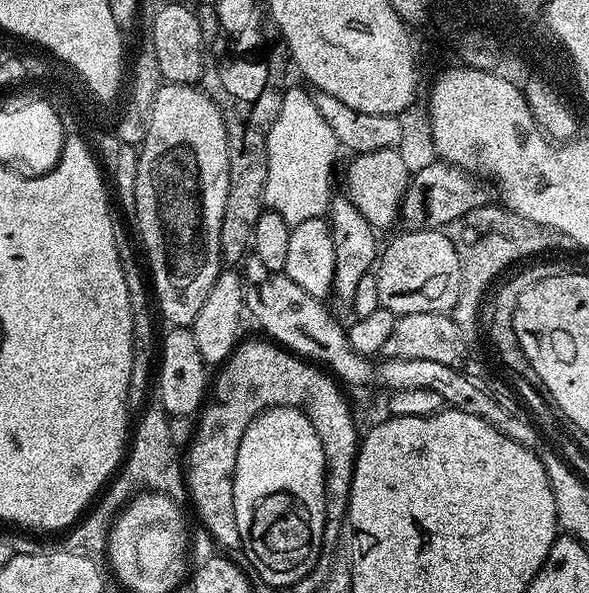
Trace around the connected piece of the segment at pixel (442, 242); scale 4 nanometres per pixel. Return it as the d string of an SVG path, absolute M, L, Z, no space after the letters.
M435 227L404 230L401 236L394 237L385 248L383 245L374 273L380 307L390 310L393 317L406 314L426 314L427 312L451 313L452 307L458 302L462 270L458 250L454 250L454 242L448 236L447 231L437 230Z

